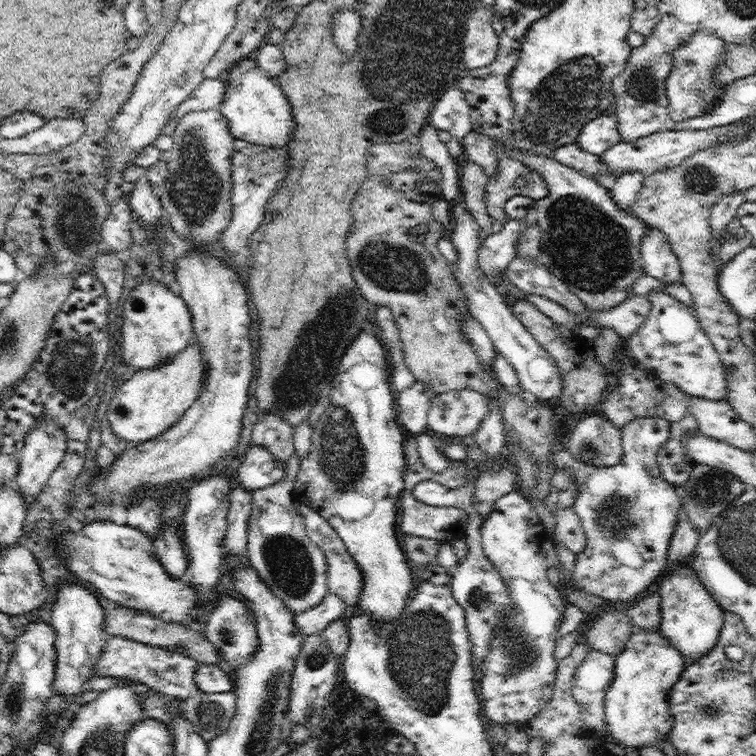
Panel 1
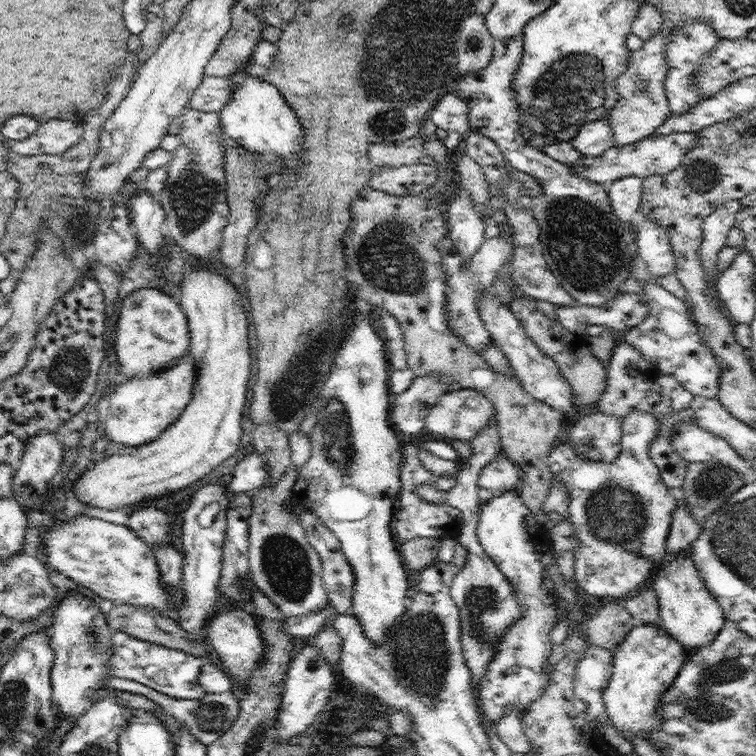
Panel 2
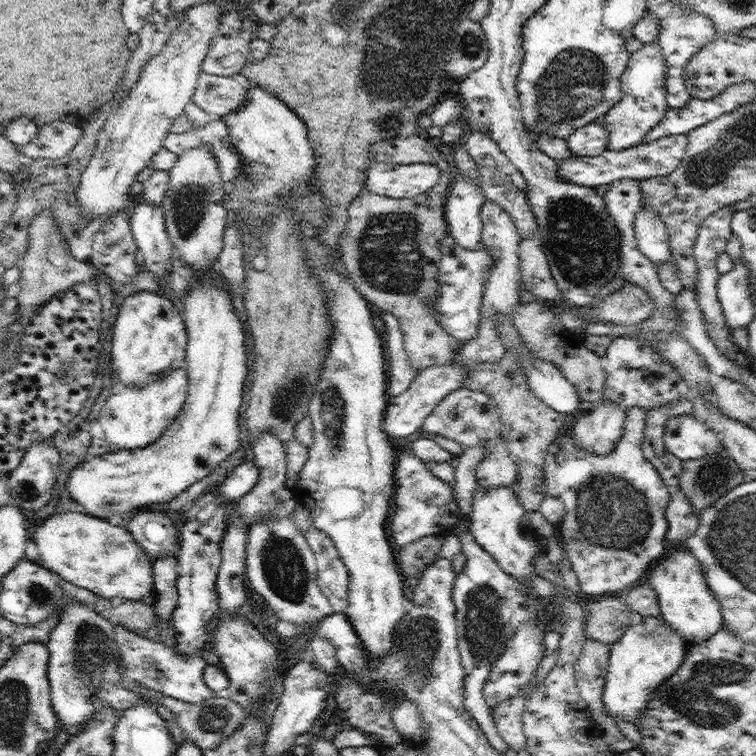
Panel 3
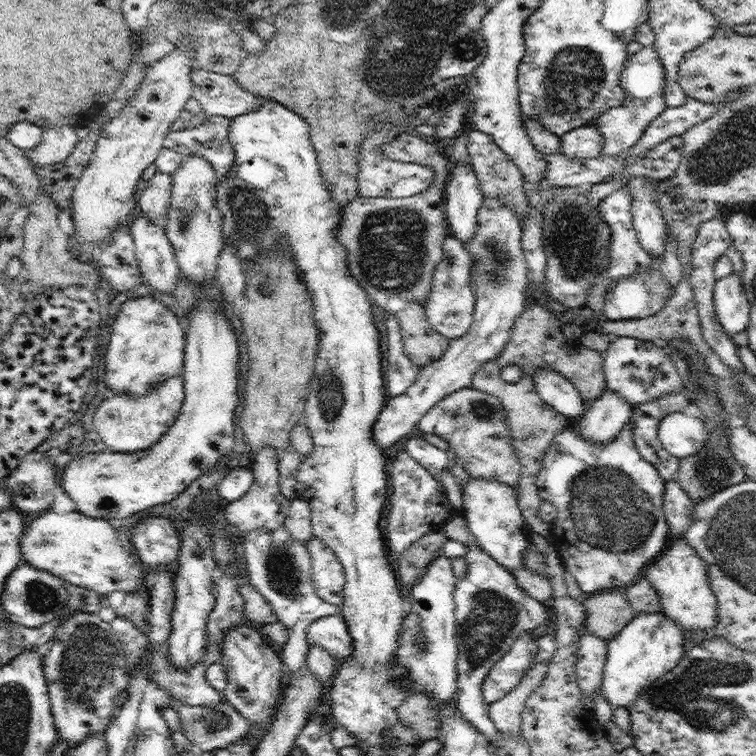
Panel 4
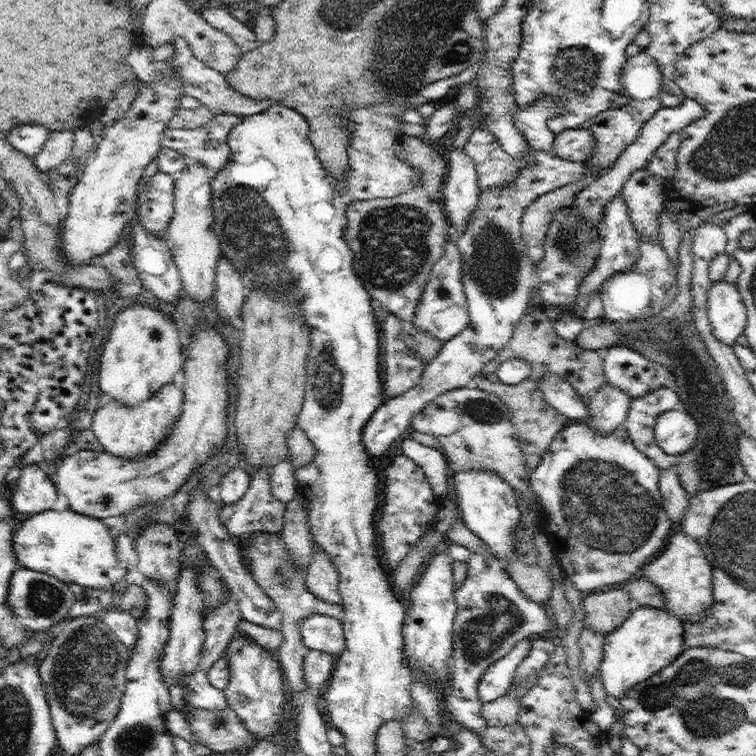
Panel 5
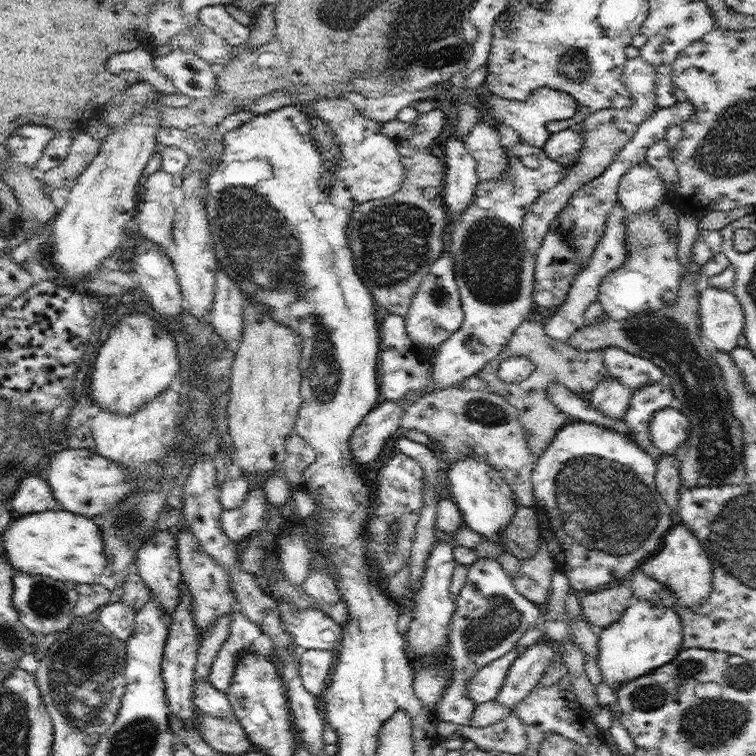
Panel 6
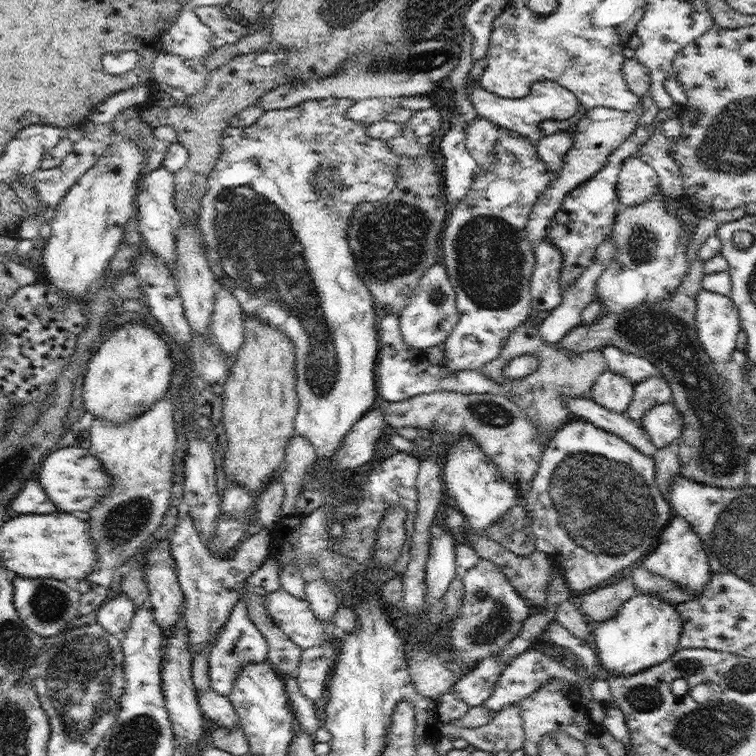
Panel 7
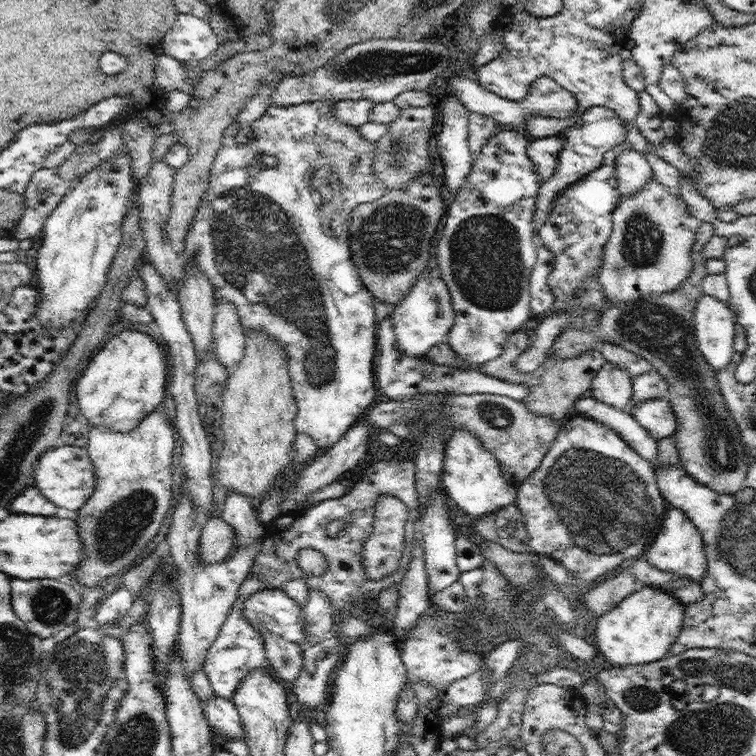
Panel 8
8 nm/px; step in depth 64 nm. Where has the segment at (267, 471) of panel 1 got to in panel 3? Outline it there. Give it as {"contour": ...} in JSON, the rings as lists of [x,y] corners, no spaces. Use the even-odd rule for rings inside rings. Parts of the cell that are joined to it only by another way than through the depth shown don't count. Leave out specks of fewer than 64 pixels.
{"contour":[[[244,461],[223,480],[219,492],[232,504],[256,486],[259,476],[258,465],[254,461]]]}

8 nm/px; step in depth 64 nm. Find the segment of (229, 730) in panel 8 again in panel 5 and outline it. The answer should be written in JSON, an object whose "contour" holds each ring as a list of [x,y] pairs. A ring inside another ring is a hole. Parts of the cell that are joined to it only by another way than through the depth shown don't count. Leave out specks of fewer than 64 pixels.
{"contour":[[[196,670],[183,680],[185,688],[185,699],[192,708],[206,710],[220,710],[227,706],[225,692],[212,686],[207,672]]]}

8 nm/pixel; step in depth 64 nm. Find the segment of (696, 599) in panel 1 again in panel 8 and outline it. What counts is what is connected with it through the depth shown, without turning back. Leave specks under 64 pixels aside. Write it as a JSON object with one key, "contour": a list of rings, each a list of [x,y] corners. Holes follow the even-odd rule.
{"contour":[[[668,504],[665,517],[657,531],[656,539],[645,551],[645,558],[652,567],[673,572],[678,576],[687,576],[700,582],[707,574],[707,559],[704,552],[704,541],[695,524],[675,506]]]}

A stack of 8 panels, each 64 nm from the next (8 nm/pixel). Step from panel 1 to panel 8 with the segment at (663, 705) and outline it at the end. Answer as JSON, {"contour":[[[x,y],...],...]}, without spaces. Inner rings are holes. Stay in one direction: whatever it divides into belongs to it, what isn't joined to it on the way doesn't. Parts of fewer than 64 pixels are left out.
{"contour":[[[643,586],[598,617],[595,629],[597,650],[604,655],[607,666],[634,666],[660,660],[669,654],[681,633],[684,604],[665,590]]]}

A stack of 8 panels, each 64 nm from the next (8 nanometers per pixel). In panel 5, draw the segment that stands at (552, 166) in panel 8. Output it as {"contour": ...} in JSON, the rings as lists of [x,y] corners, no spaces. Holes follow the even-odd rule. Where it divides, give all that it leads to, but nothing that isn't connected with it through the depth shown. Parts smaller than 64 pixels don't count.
{"contour":[[[586,126],[555,133],[552,152],[571,161],[586,161],[597,146],[592,131]]]}

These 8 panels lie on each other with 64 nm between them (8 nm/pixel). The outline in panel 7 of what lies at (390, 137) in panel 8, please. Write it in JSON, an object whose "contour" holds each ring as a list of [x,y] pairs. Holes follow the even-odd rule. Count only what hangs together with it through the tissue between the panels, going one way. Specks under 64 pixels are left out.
{"contour":[[[435,106],[430,107],[429,109],[414,111],[410,121],[405,122],[405,129],[400,133],[396,134],[394,137],[391,137],[387,142],[387,145],[391,148],[392,152],[397,154],[397,159],[399,164],[397,164],[397,177],[401,176],[401,158],[406,155],[412,157],[413,159],[424,156],[427,154],[430,144],[432,144],[432,138],[436,134],[436,130],[440,130],[440,123],[442,118],[440,117],[439,109]]]}

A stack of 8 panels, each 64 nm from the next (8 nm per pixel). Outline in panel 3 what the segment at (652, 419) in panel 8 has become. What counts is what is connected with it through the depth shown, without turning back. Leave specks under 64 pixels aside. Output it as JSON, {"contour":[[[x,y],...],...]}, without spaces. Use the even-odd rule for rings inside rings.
{"contour":[[[690,415],[672,417],[664,429],[666,448],[683,461],[726,451],[720,434]]]}

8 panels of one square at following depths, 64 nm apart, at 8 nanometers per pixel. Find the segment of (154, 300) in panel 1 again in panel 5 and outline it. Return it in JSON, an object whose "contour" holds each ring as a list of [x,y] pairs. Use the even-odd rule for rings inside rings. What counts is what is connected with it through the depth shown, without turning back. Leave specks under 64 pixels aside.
{"contour":[[[136,304],[126,310],[122,310],[113,321],[108,342],[104,346],[100,358],[100,374],[98,373],[98,386],[103,394],[108,394],[113,401],[134,406],[143,400],[148,400],[154,393],[157,393],[164,385],[170,384],[180,378],[184,365],[182,346],[178,340],[179,329],[176,328],[174,320],[160,312],[158,308],[150,304]]]}

